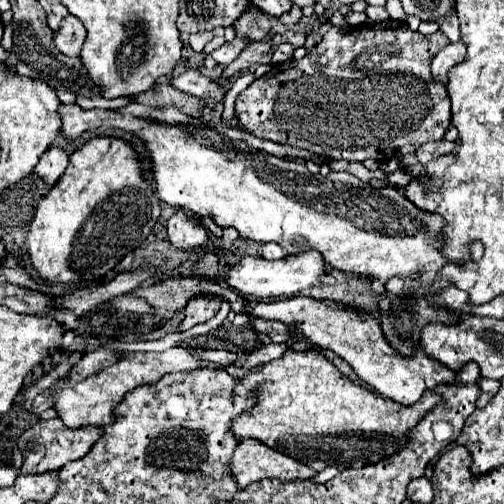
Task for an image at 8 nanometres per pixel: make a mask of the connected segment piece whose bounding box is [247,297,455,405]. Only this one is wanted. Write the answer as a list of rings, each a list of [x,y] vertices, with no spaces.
[[[291,297],[275,303],[257,303],[247,313],[251,319],[259,317],[259,319],[281,321],[287,327],[295,325],[295,329],[301,331],[311,343],[329,349],[335,355],[339,355],[343,361],[347,361],[361,381],[379,391],[383,397],[397,401],[401,405],[417,403],[425,391],[433,391],[441,383],[455,383],[455,373],[447,369],[443,363],[427,357],[421,349],[409,359],[399,357],[387,345],[377,319],[373,317],[361,319],[357,313],[351,313],[349,309],[331,305],[327,301],[315,301],[309,297]]]

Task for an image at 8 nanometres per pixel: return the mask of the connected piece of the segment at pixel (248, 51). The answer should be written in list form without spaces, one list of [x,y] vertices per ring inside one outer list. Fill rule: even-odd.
[[[267,39],[267,41],[259,41],[259,43],[249,43],[249,45],[239,53],[239,57],[223,69],[223,75],[221,75],[221,77],[223,77],[225,81],[229,81],[229,79],[233,79],[233,77],[237,77],[237,75],[247,73],[253,65],[257,65],[257,63],[263,61],[263,57],[269,53],[269,49],[271,49],[269,39]]]

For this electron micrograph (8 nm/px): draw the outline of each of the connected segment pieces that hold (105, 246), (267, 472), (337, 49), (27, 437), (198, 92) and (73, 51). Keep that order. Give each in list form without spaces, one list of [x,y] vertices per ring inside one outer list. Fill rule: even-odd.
[[[95,137],[69,157],[69,167],[39,201],[25,249],[41,279],[69,289],[107,283],[115,265],[153,231],[159,197],[143,179],[135,151],[123,139]]]
[[[259,441],[239,443],[229,459],[227,473],[235,479],[239,489],[245,489],[249,483],[271,477],[293,481],[293,479],[311,479],[317,475],[313,467],[295,463],[295,459],[275,449],[267,449],[265,445],[259,445]]]
[[[391,19],[385,21],[385,25],[355,27],[349,33],[331,27],[303,59],[289,59],[283,65],[273,65],[269,73],[255,79],[243,93],[239,93],[235,105],[237,119],[245,131],[257,137],[309,149],[329,159],[387,161],[407,143],[421,145],[443,139],[451,125],[447,89],[431,77],[431,59],[445,43],[447,37],[443,31],[421,35],[411,31],[405,23]]]
[[[49,419],[49,421],[37,421],[33,427],[29,427],[27,431],[23,431],[17,439],[17,449],[23,455],[23,465],[21,465],[21,473],[23,475],[35,475],[35,473],[47,473],[47,471],[57,471],[61,469],[65,463],[75,461],[83,455],[89,453],[91,445],[99,439],[101,429],[97,427],[87,427],[87,429],[63,429],[63,421]]]
[[[185,71],[183,75],[179,77],[171,77],[171,85],[189,93],[189,95],[195,95],[195,97],[213,97],[217,101],[225,101],[225,95],[227,95],[227,87],[223,85],[217,85],[213,83],[211,79],[207,79],[205,75],[201,75],[199,71]]]
[[[67,15],[61,21],[59,31],[53,33],[53,43],[55,43],[57,51],[65,57],[79,57],[79,49],[81,49],[83,41],[85,41],[85,29],[71,15]]]

